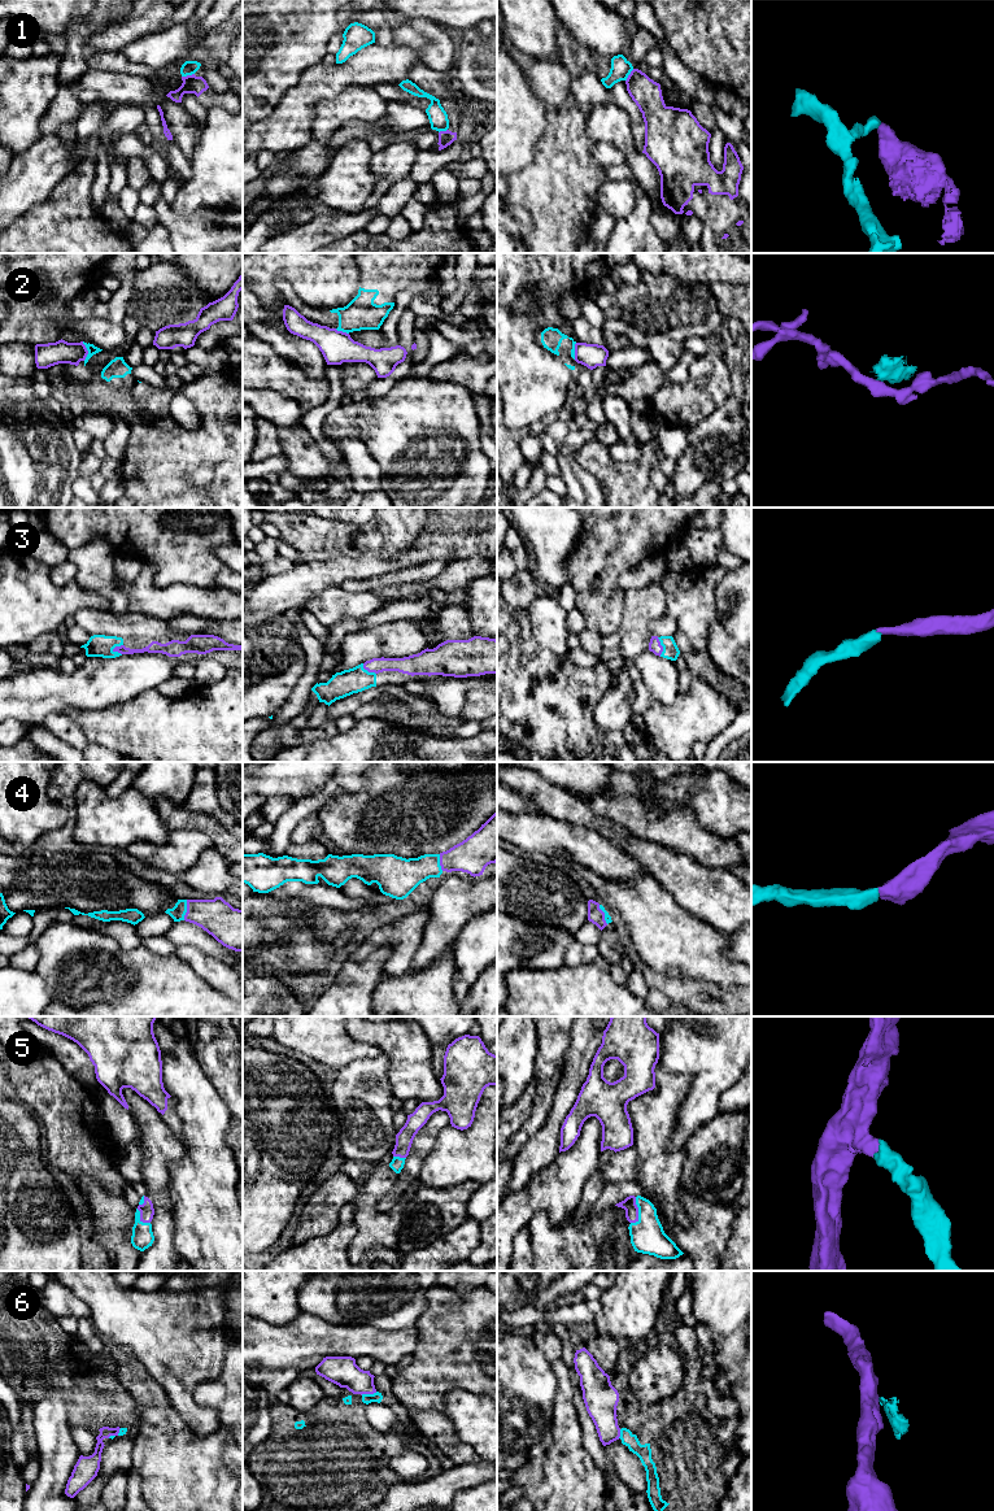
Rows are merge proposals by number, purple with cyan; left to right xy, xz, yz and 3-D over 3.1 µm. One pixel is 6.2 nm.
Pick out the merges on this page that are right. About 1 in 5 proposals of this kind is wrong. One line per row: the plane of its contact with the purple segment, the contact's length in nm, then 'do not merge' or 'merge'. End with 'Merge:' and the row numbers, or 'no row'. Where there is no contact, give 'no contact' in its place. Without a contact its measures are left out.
1: meets purple in xy; contact 80 nm long; do not merge
2: meets purple in xy; contact 120 nm long; do not merge
3: meets purple in xy; contact 80 nm long; merge
4: meets purple in xy; contact 130 nm long; merge
5: meets purple in yz; contact 170 nm long; merge
6: meets purple in xz; contact 110 nm long; do not merge
Merge: 3, 4, 5

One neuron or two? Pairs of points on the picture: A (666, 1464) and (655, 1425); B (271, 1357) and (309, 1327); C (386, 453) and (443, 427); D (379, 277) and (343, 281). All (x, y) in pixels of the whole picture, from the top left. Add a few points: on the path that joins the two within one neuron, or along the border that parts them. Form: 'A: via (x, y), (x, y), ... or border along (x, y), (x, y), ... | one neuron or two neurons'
A: via (661, 1455), (657, 1435) | one neuron
B: via (282, 1346), (301, 1337) | one neuron
C: via (400, 439), (405, 434), (426, 434), (428, 431) | one neuron
D: border along (361, 279), (358, 286) | two neurons

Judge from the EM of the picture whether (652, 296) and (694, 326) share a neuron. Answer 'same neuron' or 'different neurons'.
same neuron

